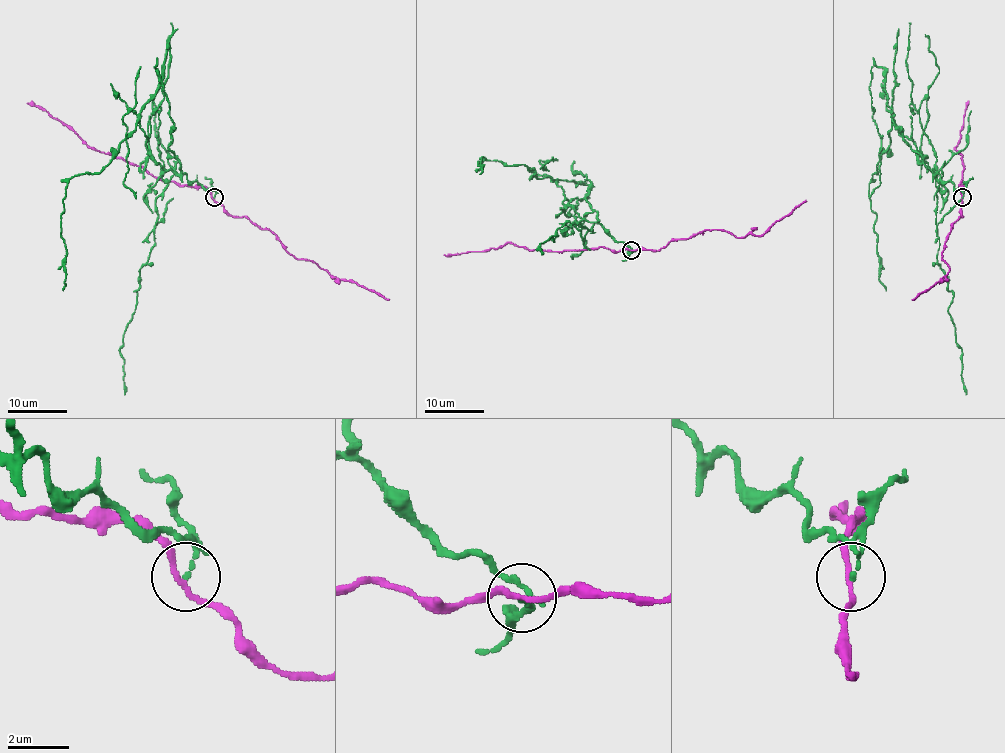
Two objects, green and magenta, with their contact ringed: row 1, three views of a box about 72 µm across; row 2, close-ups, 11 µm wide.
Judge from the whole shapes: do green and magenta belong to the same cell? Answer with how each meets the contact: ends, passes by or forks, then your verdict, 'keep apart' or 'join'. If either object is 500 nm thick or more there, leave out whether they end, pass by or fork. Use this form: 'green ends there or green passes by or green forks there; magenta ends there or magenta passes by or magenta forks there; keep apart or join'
green ends there; magenta passes by; keep apart

